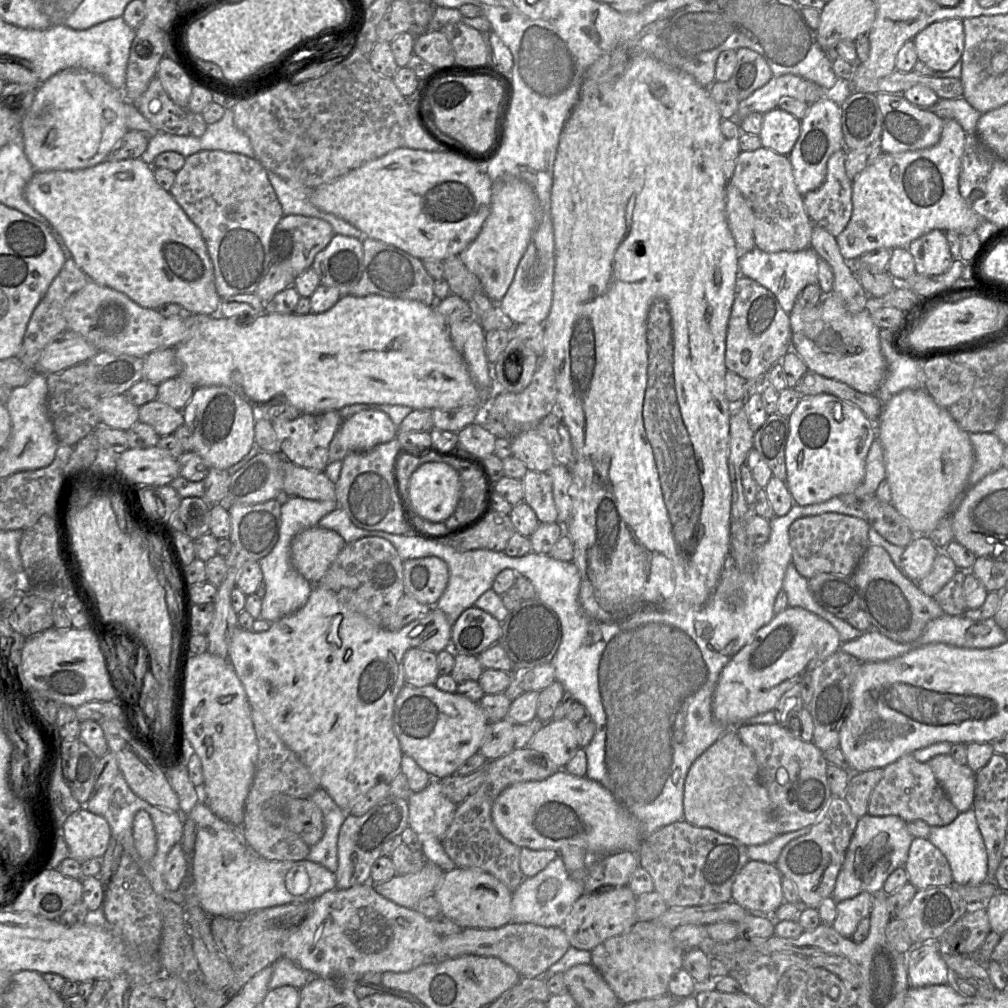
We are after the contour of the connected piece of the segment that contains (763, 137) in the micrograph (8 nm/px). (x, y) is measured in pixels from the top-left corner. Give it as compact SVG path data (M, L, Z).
M776 107L763 114L759 133L762 146L779 154L789 155L801 130L801 120Z

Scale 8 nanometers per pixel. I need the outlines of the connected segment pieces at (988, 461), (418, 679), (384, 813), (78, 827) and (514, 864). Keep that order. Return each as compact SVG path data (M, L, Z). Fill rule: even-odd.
M994 432L969 433L969 439L974 452L974 465L967 481L967 489L1002 467L1005 447Z
M421 648L408 649L402 660L405 685L423 687L435 683L439 676L437 653Z
M388 796L379 801L362 816L346 814L341 825L338 843L338 868L336 888L347 889L355 885L370 883L371 867L381 855L383 846L392 838L401 835L408 827L407 801L395 796Z
M81 807L65 821L63 836L70 857L83 862L104 856L111 838L111 829L106 819Z
M531 748L514 750L487 763L486 779L473 794L458 804L442 845L457 867L487 872L514 893L525 878L519 864L521 848L504 838L495 827L491 817L493 803L507 787L519 782L544 780L558 768L546 754Z

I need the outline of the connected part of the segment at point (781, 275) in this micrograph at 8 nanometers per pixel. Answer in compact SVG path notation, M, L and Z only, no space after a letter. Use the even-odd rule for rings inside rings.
M757 247L740 255L738 268L741 276L753 279L771 291L784 312L790 314L803 289L809 284L818 284L820 257L811 247L801 251L764 252Z

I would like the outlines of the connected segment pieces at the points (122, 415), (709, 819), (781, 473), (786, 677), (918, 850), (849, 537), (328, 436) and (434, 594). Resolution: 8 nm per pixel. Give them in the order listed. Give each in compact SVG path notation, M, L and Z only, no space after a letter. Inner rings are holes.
M124 394L100 397L98 404L99 424L126 431L139 421L138 406Z
M734 729L725 732L690 767L683 808L686 822L732 837L747 847L765 844L780 835L768 791L759 779L756 758Z
M771 414L754 434L754 448L772 471L772 475L786 482L785 447L789 437L789 417Z
M788 606L776 614L768 624L761 627L753 639L741 648L723 668L712 700L712 712L715 719L733 728L745 725L752 717L773 711L786 691L839 650L841 644L838 631L828 621L803 608Z
M914 838L909 848L904 869L917 890L950 886L952 872L947 858L928 839Z
M834 512L798 518L789 527L792 562L807 579L819 573L853 575L870 545L869 527L863 519Z
M338 411L302 413L293 420L274 419L271 424L280 443L280 454L284 459L310 470L324 472L329 463L329 444L343 419Z
M438 557L403 560L404 592L422 604L434 607L449 580L446 562Z

